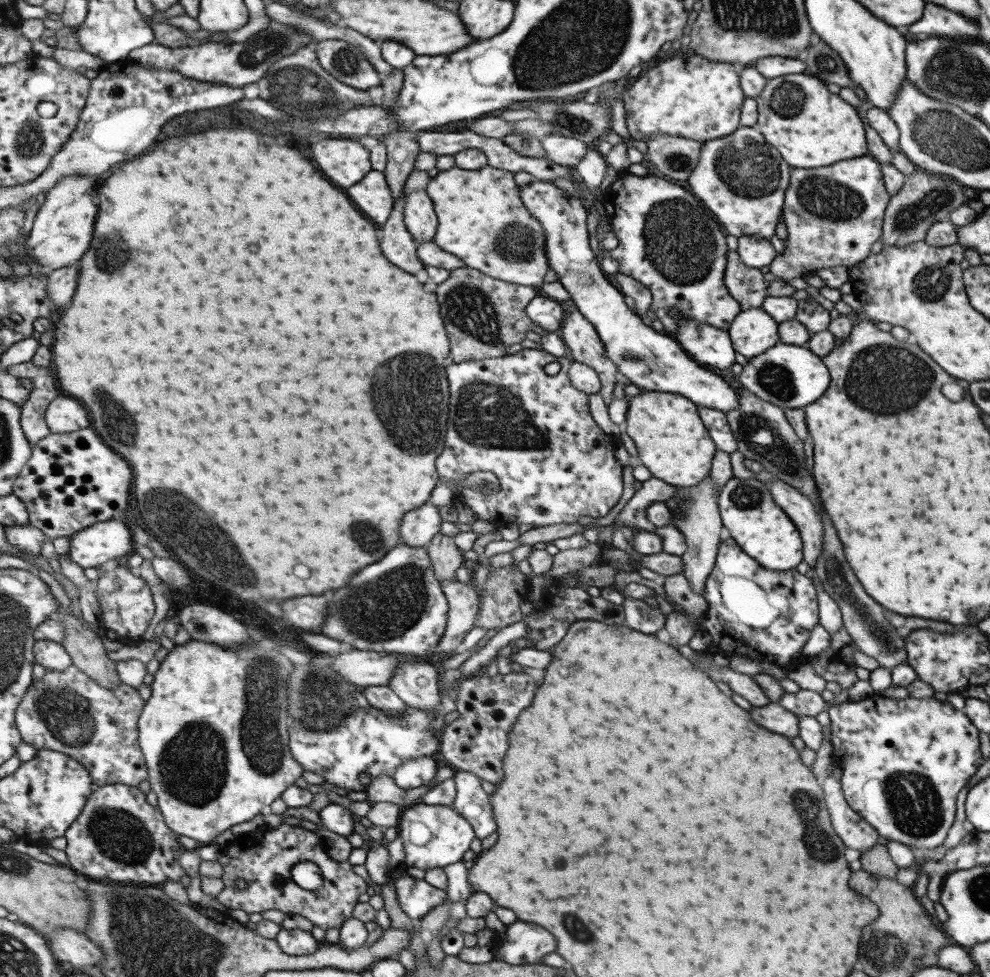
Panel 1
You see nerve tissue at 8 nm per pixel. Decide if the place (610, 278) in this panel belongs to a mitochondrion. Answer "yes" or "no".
no

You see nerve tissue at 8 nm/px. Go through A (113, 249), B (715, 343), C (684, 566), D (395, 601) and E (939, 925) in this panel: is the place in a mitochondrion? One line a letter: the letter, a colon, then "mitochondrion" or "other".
A: mitochondrion
B: other
C: other
D: mitochondrion
E: other

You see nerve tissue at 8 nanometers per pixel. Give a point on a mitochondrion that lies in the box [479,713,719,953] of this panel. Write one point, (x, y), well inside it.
(574, 926)

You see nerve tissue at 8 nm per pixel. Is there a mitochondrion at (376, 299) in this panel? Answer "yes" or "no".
no

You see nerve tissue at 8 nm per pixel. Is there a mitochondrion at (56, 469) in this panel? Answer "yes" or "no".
no

